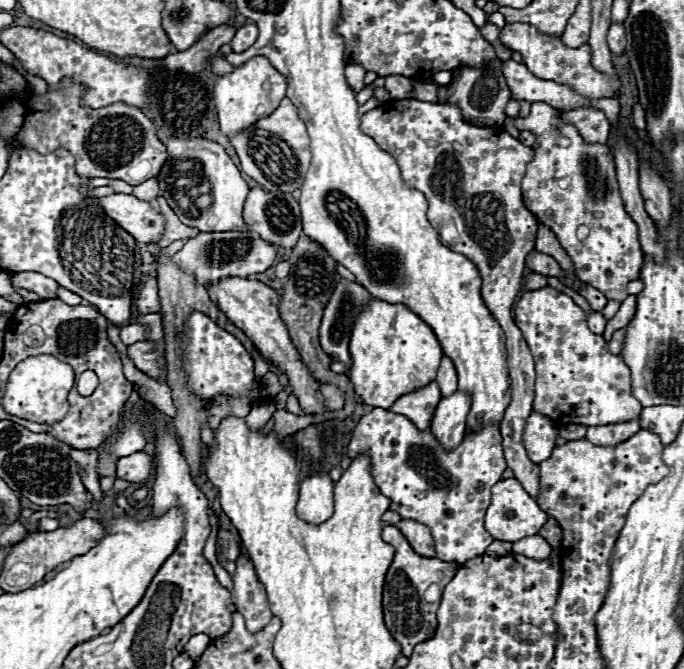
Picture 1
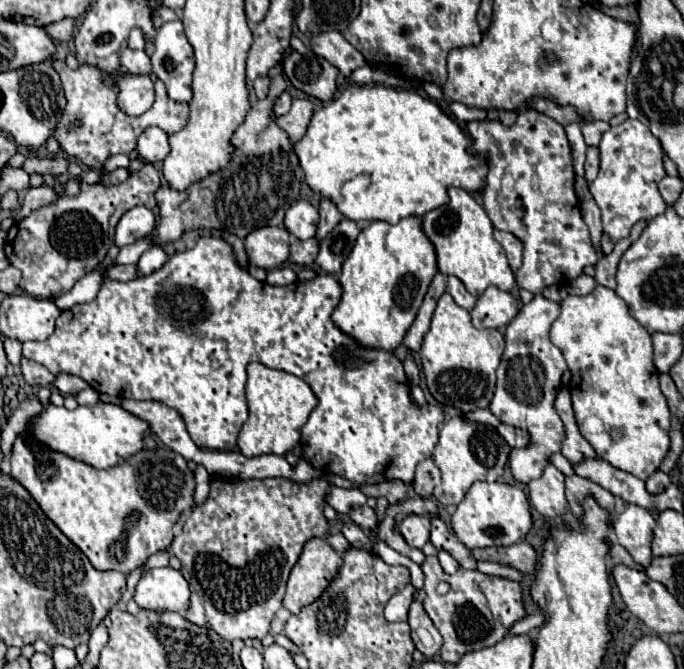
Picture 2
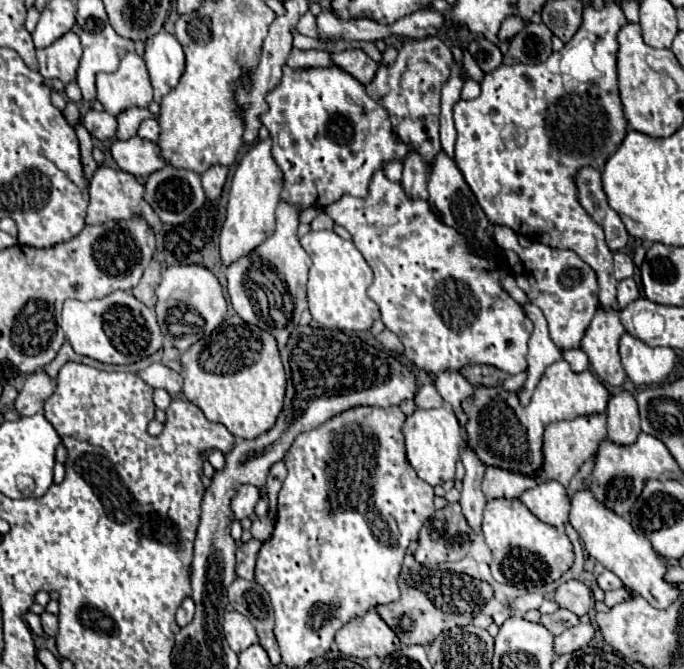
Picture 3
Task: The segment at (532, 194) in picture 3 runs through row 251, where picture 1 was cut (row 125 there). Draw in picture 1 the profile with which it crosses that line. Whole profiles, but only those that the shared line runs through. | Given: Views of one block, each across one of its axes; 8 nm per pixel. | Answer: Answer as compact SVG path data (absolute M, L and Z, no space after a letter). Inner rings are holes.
M580 106L568 112L562 112L564 122L572 124L584 142L588 144L606 144L610 134L610 122L606 120L600 108Z

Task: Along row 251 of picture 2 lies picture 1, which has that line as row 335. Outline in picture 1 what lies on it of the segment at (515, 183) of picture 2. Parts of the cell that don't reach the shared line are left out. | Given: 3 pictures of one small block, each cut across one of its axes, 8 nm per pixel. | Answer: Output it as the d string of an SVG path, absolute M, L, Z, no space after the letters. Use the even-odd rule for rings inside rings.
M546 286L540 290L524 292L514 308L514 322L522 330L524 340L528 342L532 356L534 356L534 368L536 368L536 396L532 402L534 412L544 414L550 418L556 426L568 426L568 424L584 424L584 426L602 426L612 422L628 422L640 416L640 402L632 396L632 384L630 384L630 370L624 364L620 354L610 354L608 346L602 336L592 334L586 326L588 314L574 304L574 300L566 294L556 292L554 288Z

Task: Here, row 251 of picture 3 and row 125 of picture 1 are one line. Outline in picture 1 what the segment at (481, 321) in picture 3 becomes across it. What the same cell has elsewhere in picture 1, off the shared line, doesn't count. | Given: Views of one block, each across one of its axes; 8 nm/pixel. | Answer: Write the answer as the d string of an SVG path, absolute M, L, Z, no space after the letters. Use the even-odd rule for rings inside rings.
M414 98L392 100L364 112L360 130L368 134L380 150L396 158L404 184L420 190L428 200L428 220L442 234L442 242L472 260L482 276L480 294L484 304L506 334L512 382L512 402L500 422L504 456L524 490L536 496L538 464L526 456L522 444L526 418L532 412L536 374L530 348L512 318L512 304L520 290L524 258L534 250L538 230L538 220L524 206L520 192L520 182L528 162L534 158L534 150L520 144L504 130L478 128L464 122L456 106L420 102Z

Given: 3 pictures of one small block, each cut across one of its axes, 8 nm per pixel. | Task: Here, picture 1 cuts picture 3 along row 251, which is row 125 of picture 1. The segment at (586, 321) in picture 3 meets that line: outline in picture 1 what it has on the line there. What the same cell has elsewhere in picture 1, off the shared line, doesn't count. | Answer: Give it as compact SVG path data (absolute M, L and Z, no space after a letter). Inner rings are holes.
M534 102L530 108L530 114L526 118L518 118L516 124L518 124L516 126L518 130L530 130L538 138L534 144L536 156L530 162L530 170L526 170L526 176L522 180L522 198L526 208L556 234L556 238L560 240L562 248L568 252L574 264L576 276L582 282L598 288L608 300L622 302L628 296L626 294L628 282L638 280L640 276L640 270L644 266L644 254L638 242L638 228L630 220L630 216L624 212L624 206L620 200L616 168L614 168L614 158L610 154L610 148L606 144L584 144L574 126L562 124L560 110L544 102ZM556 132L564 136L568 144L556 144Z

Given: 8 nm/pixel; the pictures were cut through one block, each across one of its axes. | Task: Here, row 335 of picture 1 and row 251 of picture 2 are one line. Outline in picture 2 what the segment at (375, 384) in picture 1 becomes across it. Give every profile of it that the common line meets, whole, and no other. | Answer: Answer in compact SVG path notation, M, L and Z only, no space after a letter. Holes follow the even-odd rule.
M410 216L398 224L374 220L364 228L346 258L340 272L342 298L332 312L332 322L344 334L352 334L360 346L376 346L382 350L396 350L408 326L416 318L416 310L438 272L436 252L420 228L420 218Z

